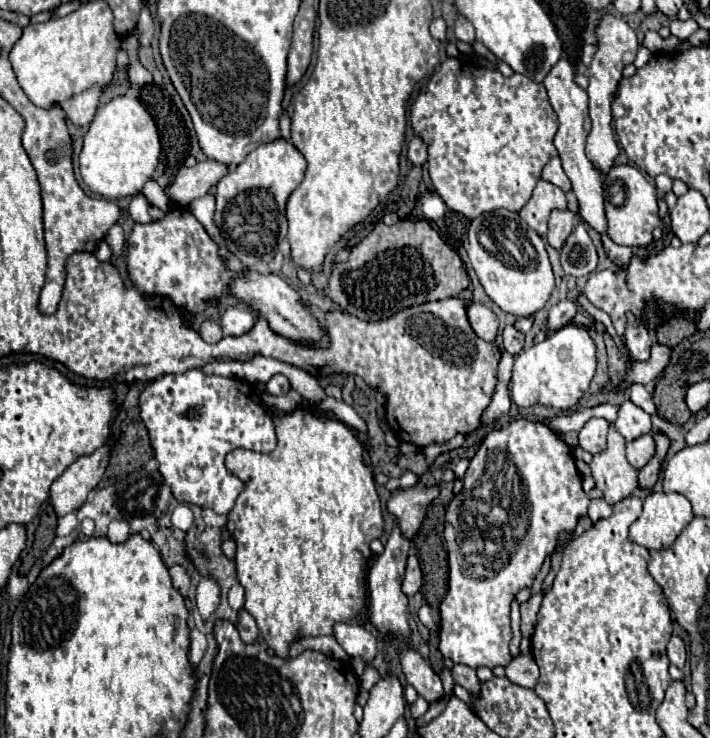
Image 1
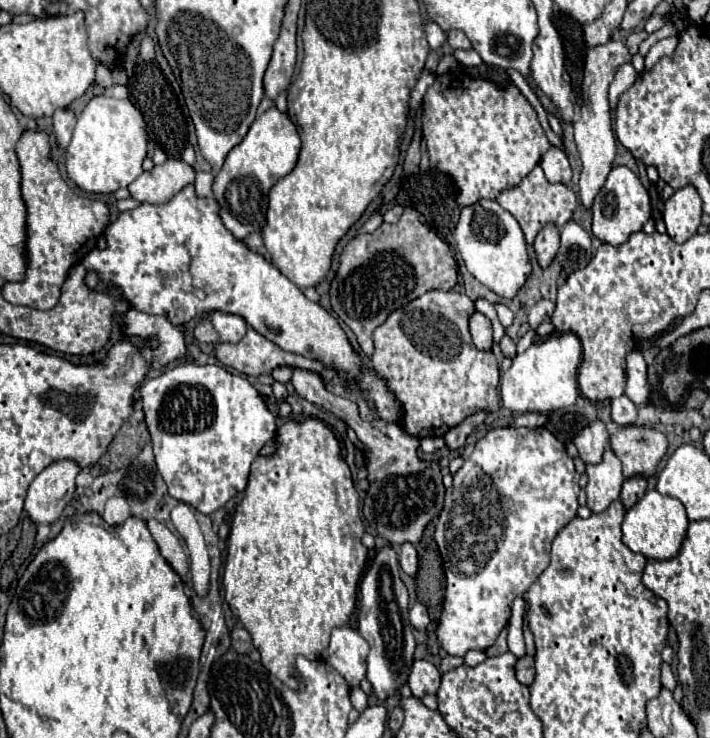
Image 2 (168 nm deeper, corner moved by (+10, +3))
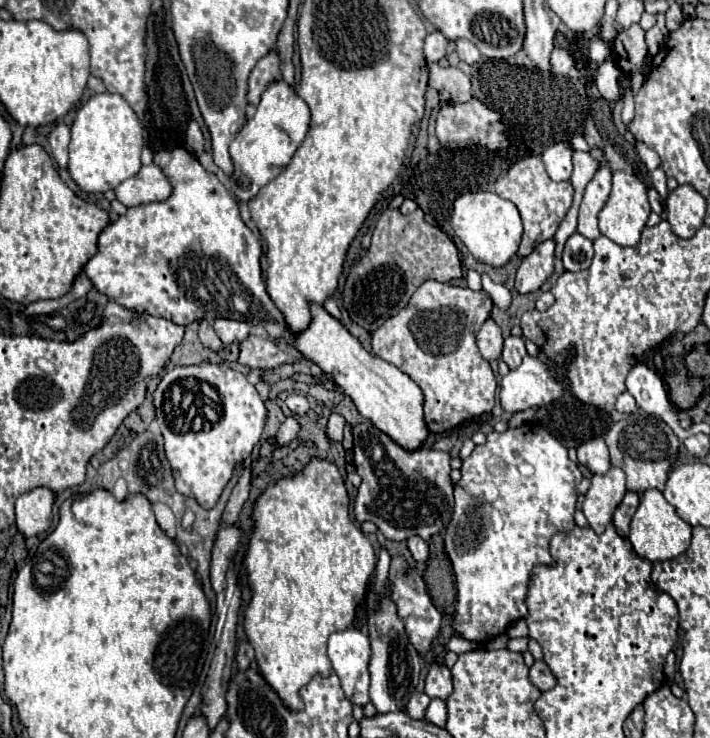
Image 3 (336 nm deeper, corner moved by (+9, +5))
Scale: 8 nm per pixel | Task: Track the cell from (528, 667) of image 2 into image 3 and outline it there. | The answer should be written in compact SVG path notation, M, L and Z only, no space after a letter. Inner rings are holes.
M535 661L535 663L533 663L533 667L531 667L531 671L529 671L529 677L531 677L533 685L537 685L541 691L549 691L549 689L553 689L555 683L557 683L555 675L551 673L551 669L549 669L543 661Z

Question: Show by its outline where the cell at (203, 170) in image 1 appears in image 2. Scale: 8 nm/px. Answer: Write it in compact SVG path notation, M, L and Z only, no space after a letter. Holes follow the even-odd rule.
M168 159L152 171L144 171L134 183L128 185L132 197L140 203L164 203L192 185L196 171L182 159Z

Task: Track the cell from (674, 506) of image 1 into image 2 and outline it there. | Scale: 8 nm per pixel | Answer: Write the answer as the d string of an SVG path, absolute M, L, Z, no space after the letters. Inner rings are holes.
M648 491L634 507L626 511L622 523L622 541L634 553L642 553L648 559L670 559L678 553L688 527L688 517L684 505L676 497L660 495L658 491Z

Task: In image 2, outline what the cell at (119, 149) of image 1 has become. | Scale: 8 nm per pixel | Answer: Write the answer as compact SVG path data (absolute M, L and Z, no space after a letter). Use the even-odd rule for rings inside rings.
M98 95L86 105L86 109L80 113L78 123L74 127L72 141L66 149L68 177L82 191L114 193L120 187L128 187L142 173L142 161L146 159L146 147L148 147L148 135L146 135L146 123L142 119L142 113L128 99L114 99L108 95Z

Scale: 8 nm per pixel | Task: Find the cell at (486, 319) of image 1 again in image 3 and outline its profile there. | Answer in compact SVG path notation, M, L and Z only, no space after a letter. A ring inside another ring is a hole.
M487 319L477 335L477 345L481 355L487 361L495 361L501 357L501 349L503 349L503 337L501 337L501 329L497 327L497 323L493 319Z

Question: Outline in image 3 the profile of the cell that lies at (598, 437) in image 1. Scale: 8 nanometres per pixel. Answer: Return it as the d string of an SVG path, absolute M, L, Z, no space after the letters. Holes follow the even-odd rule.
M597 437L597 439L591 439L591 441L583 443L577 449L577 459L579 459L581 465L585 465L595 475L603 475L611 469L609 451L607 451L607 445L605 445L603 437Z

